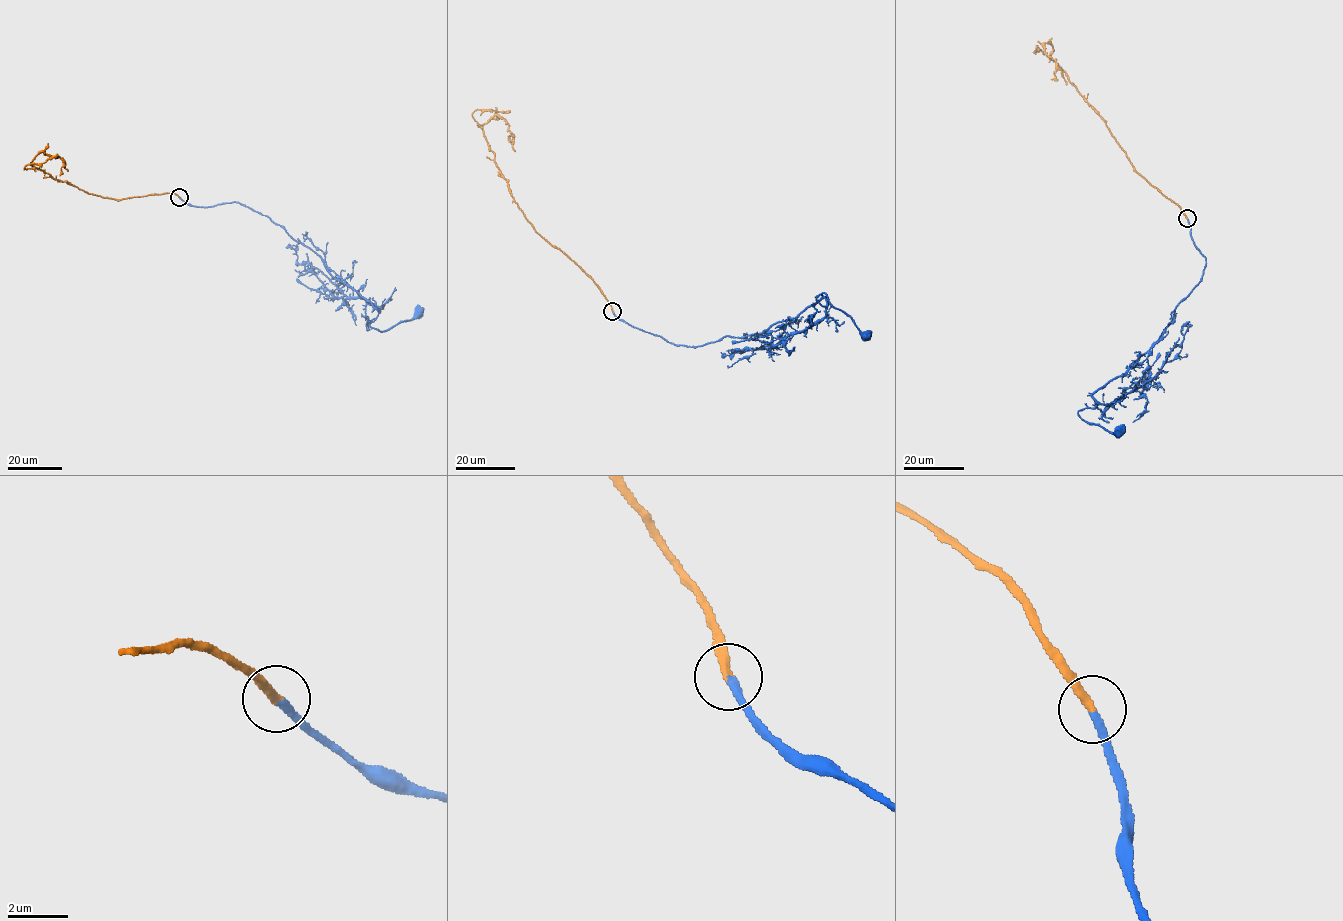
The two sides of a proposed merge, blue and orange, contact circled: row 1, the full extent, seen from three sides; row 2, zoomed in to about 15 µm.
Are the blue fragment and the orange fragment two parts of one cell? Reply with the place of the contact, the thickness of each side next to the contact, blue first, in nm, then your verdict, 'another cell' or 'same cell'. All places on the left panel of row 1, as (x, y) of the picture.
(179, 197) | 280/300 nm | same cell

